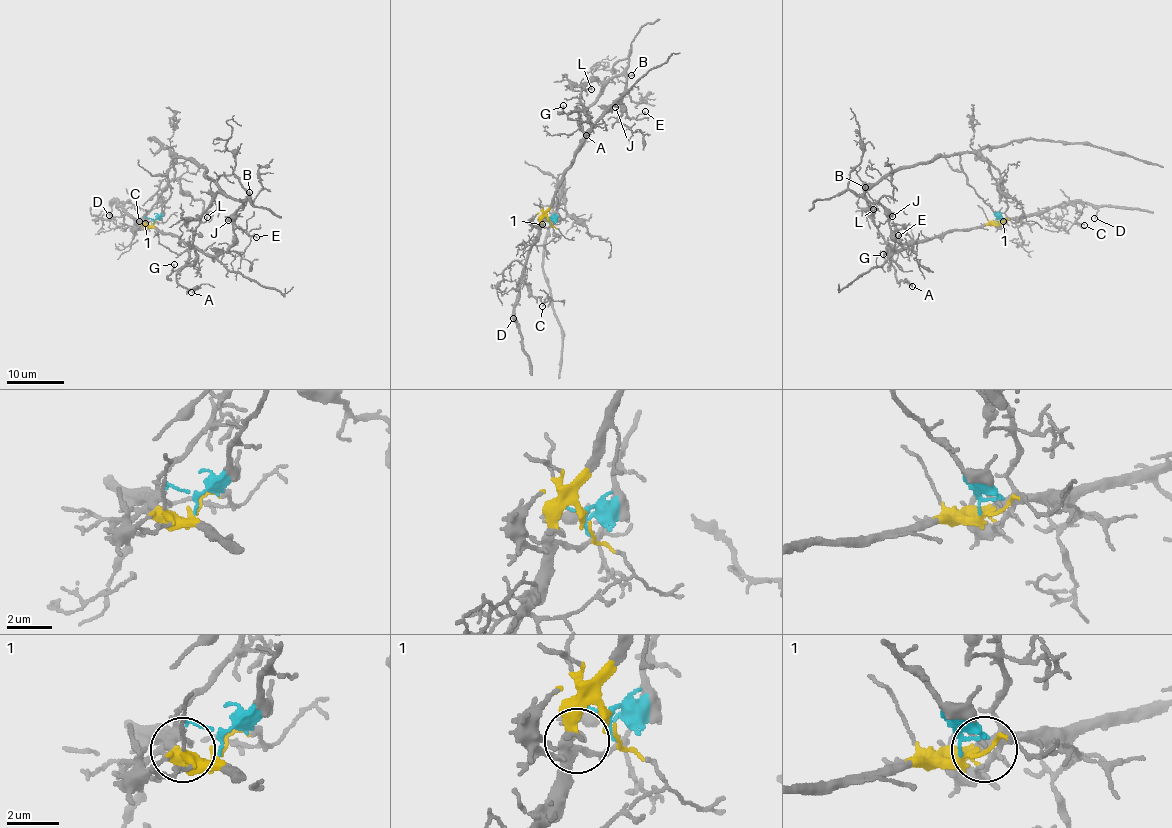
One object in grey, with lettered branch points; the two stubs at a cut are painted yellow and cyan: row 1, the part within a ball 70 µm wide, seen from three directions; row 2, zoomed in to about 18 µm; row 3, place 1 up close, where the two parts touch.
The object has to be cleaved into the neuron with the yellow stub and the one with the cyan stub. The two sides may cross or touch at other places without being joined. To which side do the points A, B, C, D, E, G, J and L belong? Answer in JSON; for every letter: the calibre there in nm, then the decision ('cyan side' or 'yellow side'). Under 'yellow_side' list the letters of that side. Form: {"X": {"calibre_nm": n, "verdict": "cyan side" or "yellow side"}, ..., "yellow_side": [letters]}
{"A": {"calibre_nm": 190, "verdict": "yellow side"}, "B": {"calibre_nm": 130, "verdict": "cyan side"}, "C": {"calibre_nm": 130, "verdict": "yellow side"}, "D": {"calibre_nm": 130, "verdict": "yellow side"}, "E": {"calibre_nm": 100, "verdict": "cyan side"}, "G": {"calibre_nm": 100, "verdict": "yellow side"}, "J": {"calibre_nm": 110, "verdict": "cyan side"}, "L": {"calibre_nm": 100, "verdict": "cyan side"}, "yellow_side": ["A", "C", "D", "G"]}

